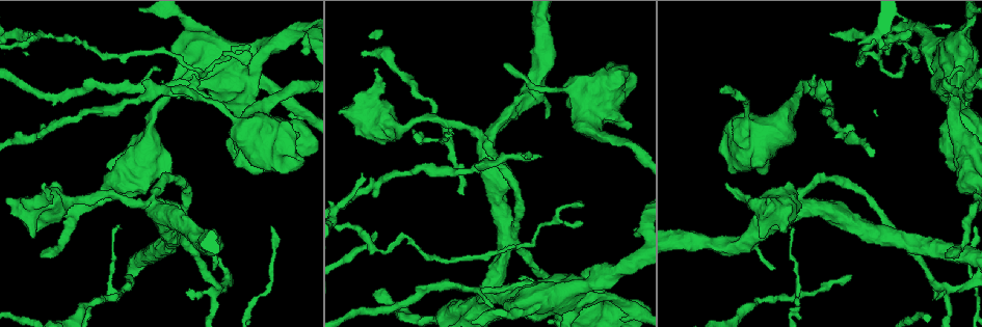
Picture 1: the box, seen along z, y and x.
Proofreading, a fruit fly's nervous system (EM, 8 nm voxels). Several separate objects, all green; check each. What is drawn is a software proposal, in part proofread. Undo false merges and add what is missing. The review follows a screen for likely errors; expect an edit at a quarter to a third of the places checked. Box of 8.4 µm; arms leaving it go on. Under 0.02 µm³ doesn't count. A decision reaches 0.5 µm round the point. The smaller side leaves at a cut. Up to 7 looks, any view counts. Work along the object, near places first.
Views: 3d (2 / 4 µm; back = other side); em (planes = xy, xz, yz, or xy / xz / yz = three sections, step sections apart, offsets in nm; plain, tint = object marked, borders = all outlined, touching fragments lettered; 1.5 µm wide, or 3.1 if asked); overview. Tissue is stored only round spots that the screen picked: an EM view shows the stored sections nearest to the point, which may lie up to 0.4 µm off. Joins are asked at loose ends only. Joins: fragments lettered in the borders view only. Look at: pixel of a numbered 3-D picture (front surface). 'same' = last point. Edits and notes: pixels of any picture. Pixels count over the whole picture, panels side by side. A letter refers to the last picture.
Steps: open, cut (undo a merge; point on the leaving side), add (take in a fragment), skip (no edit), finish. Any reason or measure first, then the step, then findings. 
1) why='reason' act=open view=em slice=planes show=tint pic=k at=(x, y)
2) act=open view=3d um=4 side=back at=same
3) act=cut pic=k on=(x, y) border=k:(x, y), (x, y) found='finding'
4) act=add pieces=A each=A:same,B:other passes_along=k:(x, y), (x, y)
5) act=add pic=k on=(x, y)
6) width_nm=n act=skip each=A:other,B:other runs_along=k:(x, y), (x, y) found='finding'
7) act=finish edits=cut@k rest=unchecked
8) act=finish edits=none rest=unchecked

why='three arms meet' act=open view=em slice=planes show=plain pic=1 at=(216, 287)

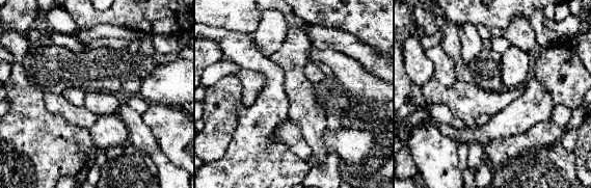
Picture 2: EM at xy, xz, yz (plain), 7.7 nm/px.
why='what lies round it' act=open view=em slice=planes show=borders at=same

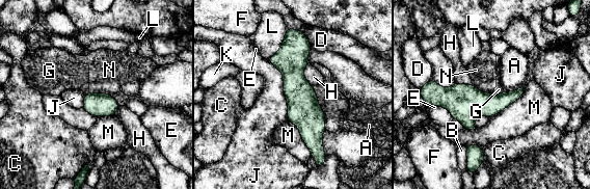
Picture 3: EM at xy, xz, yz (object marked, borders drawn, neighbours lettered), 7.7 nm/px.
act=skip each=A:other,B:other,C:other,D:other,E:other,F:other,G:other,H:other,J:other,K:other,L:other,M:other,N:other border=3:(309, 62), (303, 77), (313, 86) found='one cell here'

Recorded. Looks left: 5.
why='free end' act=open view=3d um=4 pic=1 at=(726, 183)

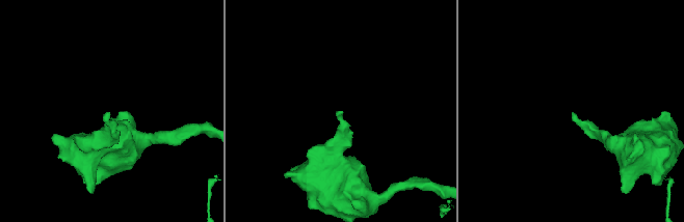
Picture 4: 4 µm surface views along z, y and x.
act=open view=em slice=yz step=4 show=borders pic=4 at=(572, 112)

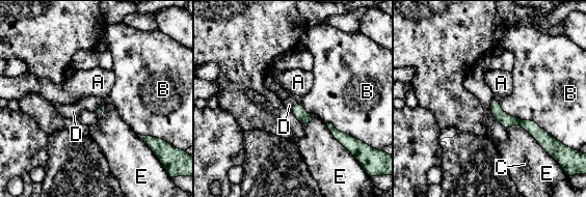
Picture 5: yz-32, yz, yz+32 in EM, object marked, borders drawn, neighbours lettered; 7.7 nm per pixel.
why='cut it another way' act=open view=em slice=planes show=borders at=same

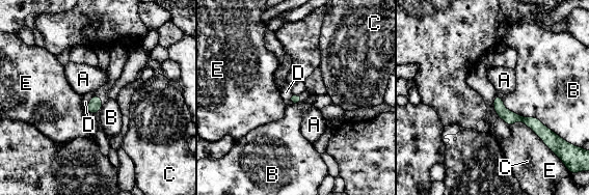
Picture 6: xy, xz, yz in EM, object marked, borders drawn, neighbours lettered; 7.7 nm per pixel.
longest_contact=B:500nm act=skip each=A:other,B:other,C:other,D:other,E:other found='none of them fits'

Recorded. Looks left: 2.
why='four arms meet' act=open view=em slice=planes show=borders pic=1 at=(482, 141)

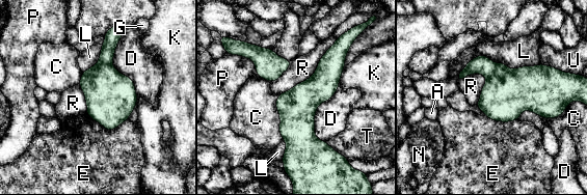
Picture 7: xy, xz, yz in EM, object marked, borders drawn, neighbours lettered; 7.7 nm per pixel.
width_nm=300 act=cut pic=7 on=(482, 64) each=A:other,C:other,D:other,E:other,G:other,K:other,L:other,N:other,P:other,R:other,T:other,U:other found='two cells meet here'

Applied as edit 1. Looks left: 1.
act=finish edits=cut@7 rest=unchecked

